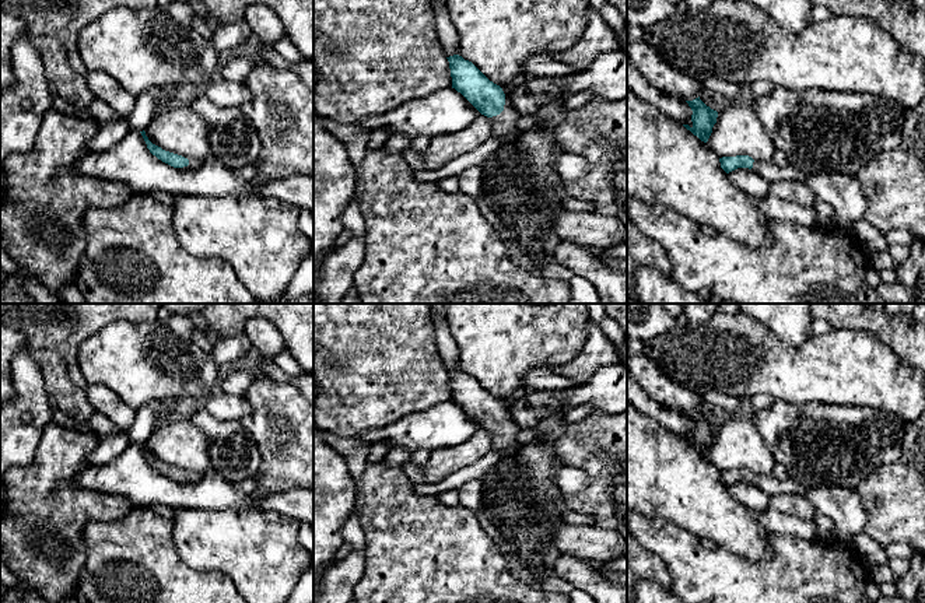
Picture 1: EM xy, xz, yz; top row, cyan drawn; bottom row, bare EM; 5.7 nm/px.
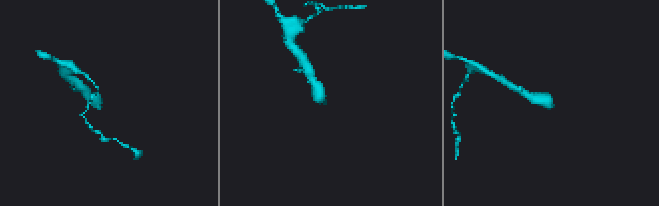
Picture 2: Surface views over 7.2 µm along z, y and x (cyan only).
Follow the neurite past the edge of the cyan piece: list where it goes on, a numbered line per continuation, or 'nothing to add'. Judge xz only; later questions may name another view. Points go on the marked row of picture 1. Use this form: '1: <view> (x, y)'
1: xz (505, 125)

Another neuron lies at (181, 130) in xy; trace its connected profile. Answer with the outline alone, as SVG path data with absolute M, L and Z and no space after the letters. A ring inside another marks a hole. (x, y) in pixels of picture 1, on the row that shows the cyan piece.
M175 104L155 115L144 132L153 144L189 161L210 157L207 123L186 105Z

